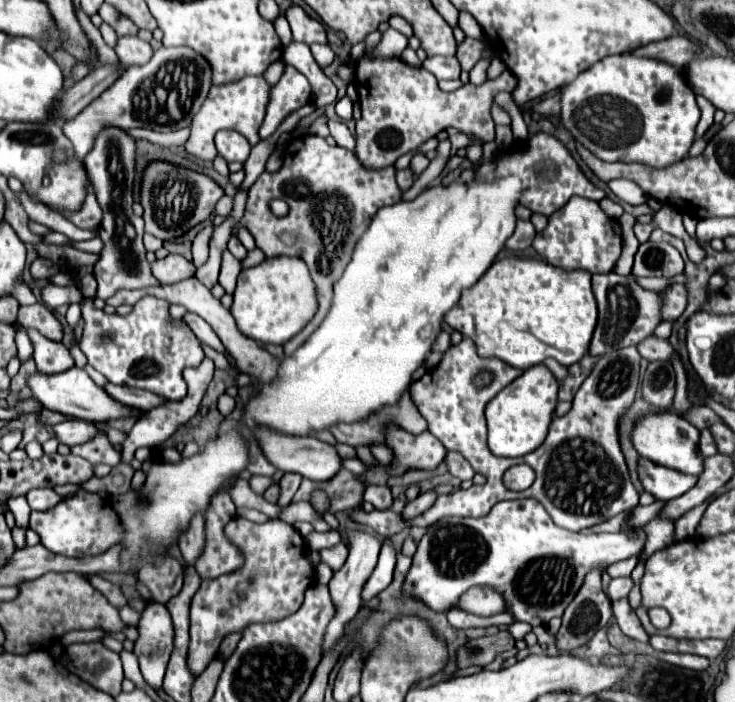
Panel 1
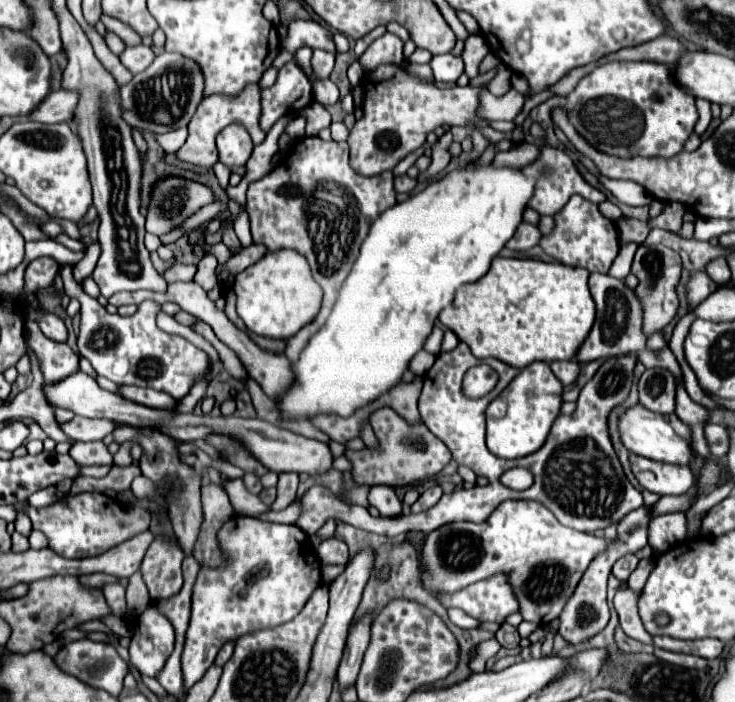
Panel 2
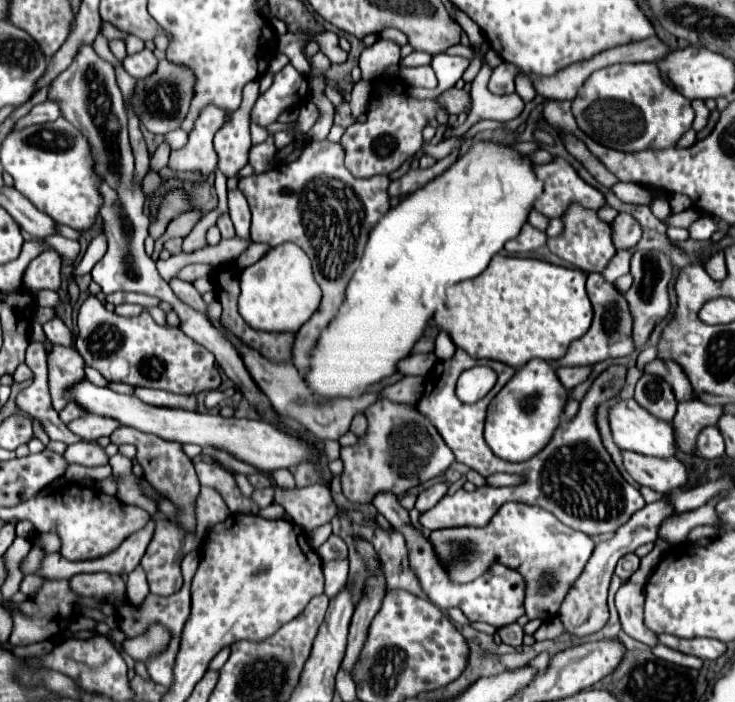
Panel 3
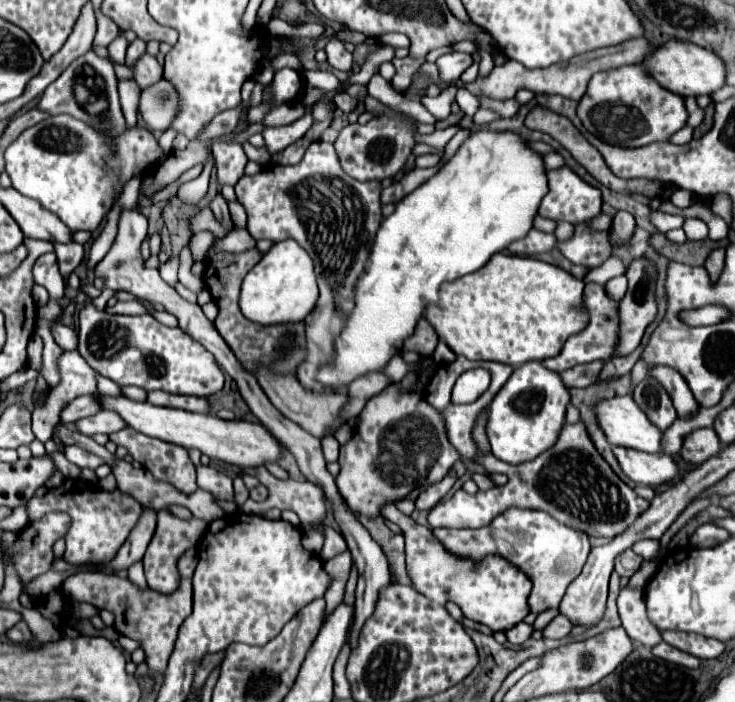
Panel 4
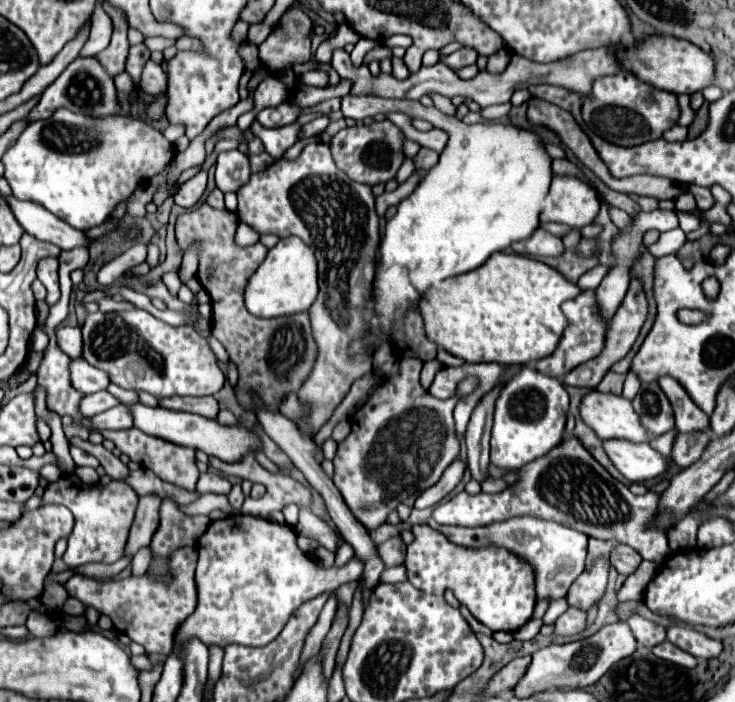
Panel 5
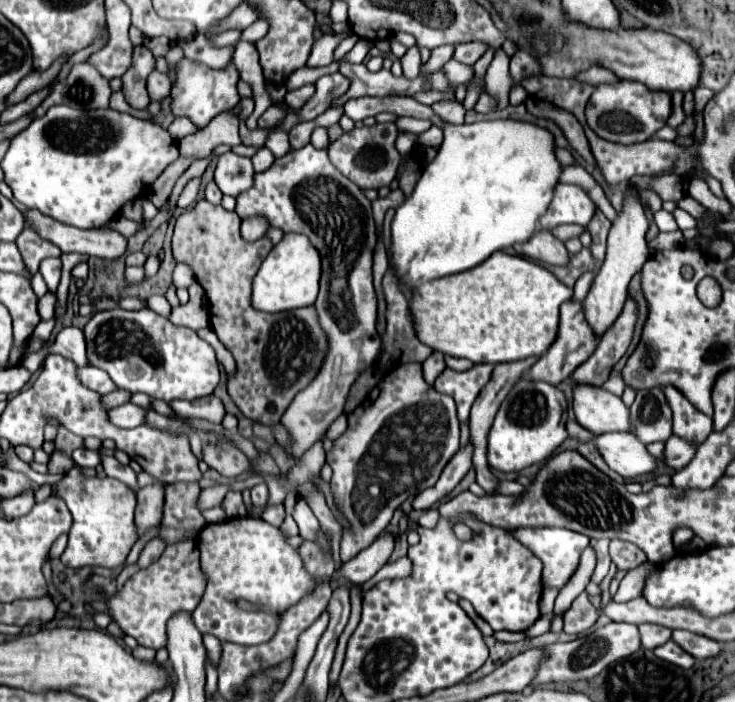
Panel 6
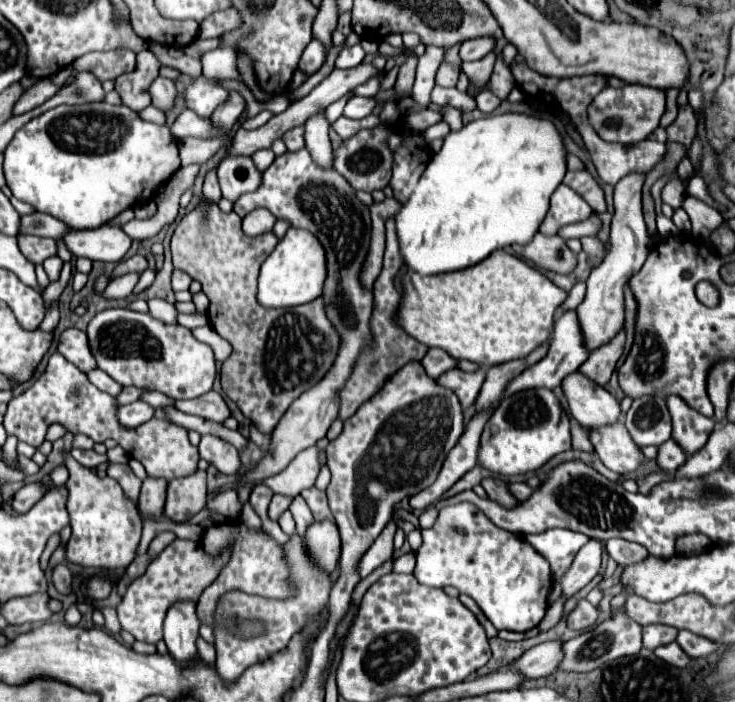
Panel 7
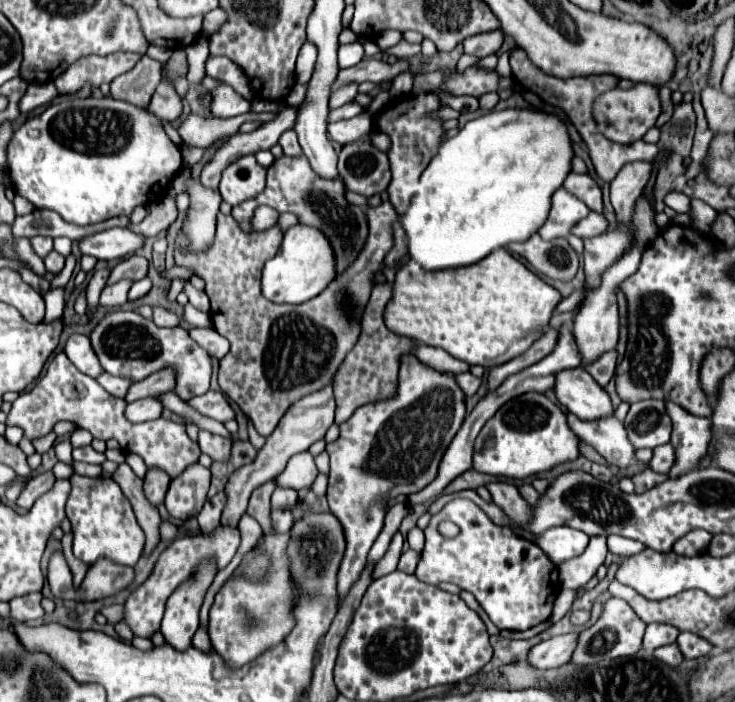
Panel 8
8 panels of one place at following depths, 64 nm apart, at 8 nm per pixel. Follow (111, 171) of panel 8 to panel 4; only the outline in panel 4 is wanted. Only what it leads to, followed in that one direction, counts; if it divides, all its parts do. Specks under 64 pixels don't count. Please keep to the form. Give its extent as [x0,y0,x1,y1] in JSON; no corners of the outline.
[6,116,164,230]

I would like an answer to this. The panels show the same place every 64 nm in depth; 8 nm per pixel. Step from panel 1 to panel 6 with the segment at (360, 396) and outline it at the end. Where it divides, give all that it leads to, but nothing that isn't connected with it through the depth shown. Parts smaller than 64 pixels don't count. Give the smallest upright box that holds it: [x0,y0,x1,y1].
[380,98,562,286]

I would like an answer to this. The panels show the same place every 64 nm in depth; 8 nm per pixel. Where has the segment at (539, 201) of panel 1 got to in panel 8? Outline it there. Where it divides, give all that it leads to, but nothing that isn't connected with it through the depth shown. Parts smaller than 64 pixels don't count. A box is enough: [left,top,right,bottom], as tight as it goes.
[538,188,588,240]

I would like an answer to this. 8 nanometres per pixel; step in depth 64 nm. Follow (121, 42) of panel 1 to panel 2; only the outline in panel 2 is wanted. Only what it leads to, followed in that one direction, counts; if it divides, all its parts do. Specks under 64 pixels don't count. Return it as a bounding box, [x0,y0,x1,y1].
[120,44,154,74]

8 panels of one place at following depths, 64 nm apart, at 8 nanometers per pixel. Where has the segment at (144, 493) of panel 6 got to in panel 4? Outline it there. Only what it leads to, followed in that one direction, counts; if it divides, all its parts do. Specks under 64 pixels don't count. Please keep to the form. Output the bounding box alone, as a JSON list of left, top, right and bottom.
[108,508,156,572]

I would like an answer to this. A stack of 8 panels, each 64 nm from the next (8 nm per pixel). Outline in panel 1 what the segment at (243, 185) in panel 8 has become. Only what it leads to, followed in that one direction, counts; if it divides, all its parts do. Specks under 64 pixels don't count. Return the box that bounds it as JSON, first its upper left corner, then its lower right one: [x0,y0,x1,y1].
[216,130,250,164]

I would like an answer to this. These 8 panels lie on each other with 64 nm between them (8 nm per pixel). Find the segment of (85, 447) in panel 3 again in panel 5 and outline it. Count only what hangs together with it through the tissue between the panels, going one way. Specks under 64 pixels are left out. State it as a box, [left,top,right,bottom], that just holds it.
[70,446,100,468]

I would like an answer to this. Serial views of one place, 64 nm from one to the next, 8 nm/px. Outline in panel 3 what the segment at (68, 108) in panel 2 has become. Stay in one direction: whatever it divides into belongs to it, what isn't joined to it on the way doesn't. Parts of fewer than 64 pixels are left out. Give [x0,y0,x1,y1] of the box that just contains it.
[12,102,60,130]

